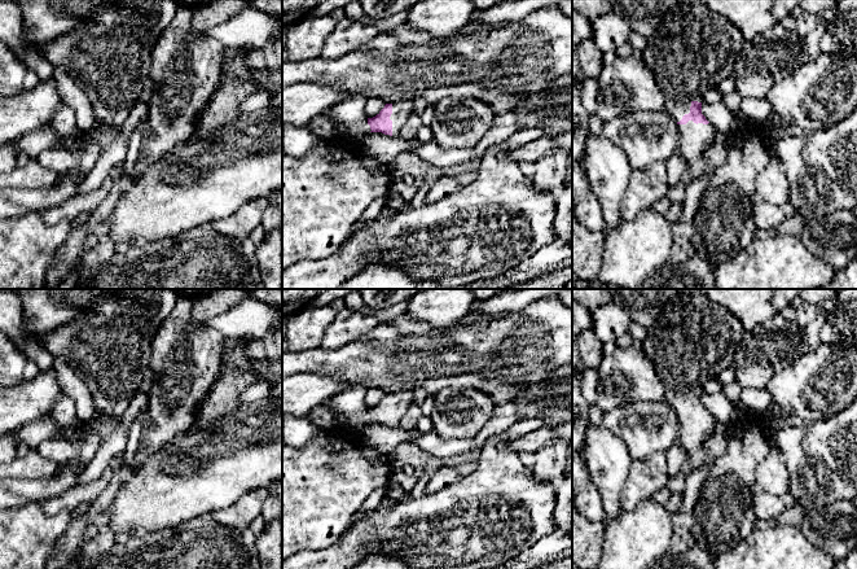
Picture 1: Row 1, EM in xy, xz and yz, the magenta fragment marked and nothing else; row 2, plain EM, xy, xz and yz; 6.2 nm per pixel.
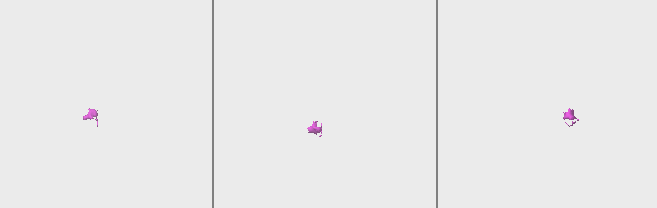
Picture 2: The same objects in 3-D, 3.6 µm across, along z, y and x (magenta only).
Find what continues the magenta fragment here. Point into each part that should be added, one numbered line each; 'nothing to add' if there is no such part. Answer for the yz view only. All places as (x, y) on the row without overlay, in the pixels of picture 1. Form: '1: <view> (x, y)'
1: yz (693, 338)

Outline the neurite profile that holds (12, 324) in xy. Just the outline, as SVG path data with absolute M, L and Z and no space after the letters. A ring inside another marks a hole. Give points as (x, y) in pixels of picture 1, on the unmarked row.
M16 292L0 293L0 331L3 331L32 362L40 372L53 367L54 356L48 353L28 331L22 319L22 303Z

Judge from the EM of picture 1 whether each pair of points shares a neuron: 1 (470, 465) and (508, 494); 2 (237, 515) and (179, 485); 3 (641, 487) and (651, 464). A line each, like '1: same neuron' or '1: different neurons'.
1: different neurons
2: different neurons
3: same neuron

